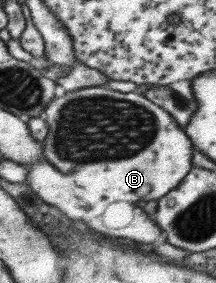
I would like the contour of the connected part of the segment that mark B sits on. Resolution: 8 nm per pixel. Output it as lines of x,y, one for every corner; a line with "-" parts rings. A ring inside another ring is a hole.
95,86
65,92
47,103
41,117
47,124
47,135
41,147
44,159
59,173
73,175
79,185
83,183
103,183
107,197
116,203
124,201
153,201
159,199
179,185
183,176
192,168
193,145
189,137
179,129
179,124
169,113
159,109
141,93
121,93
107,87
-
109,151
123,151
125,155
109,157

